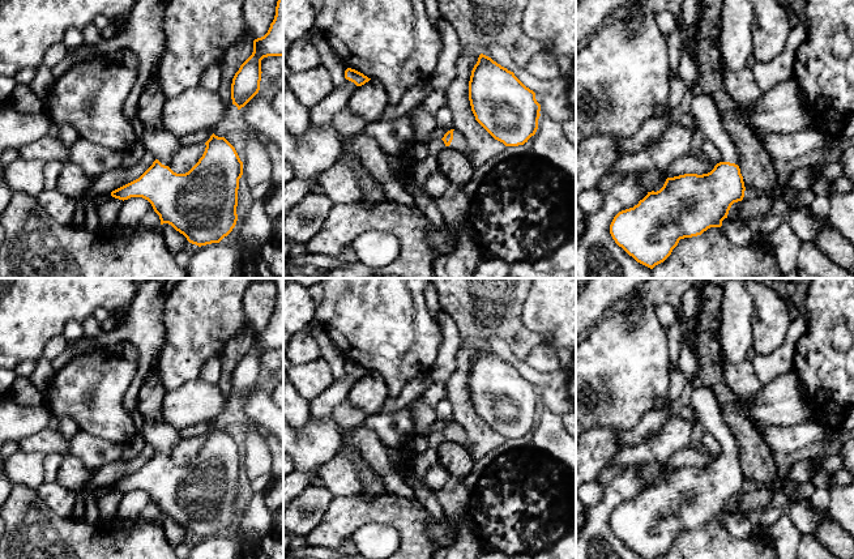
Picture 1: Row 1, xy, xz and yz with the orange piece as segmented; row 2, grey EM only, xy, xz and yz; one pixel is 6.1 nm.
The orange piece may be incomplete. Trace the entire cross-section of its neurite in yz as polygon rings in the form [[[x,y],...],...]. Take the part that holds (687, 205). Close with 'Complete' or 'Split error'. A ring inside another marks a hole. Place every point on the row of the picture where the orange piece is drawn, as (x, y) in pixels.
[[[706,93],[695,95],[691,115],[720,150],[721,162],[708,174],[667,178],[659,191],[619,212],[610,225],[615,243],[650,269],[663,263],[680,239],[721,227],[731,205],[744,197],[738,149],[713,98]]]. Split error

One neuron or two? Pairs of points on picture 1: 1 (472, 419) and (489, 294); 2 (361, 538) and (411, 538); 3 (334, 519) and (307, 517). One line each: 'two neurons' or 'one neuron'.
1: one neuron
2: two neurons
3: two neurons

